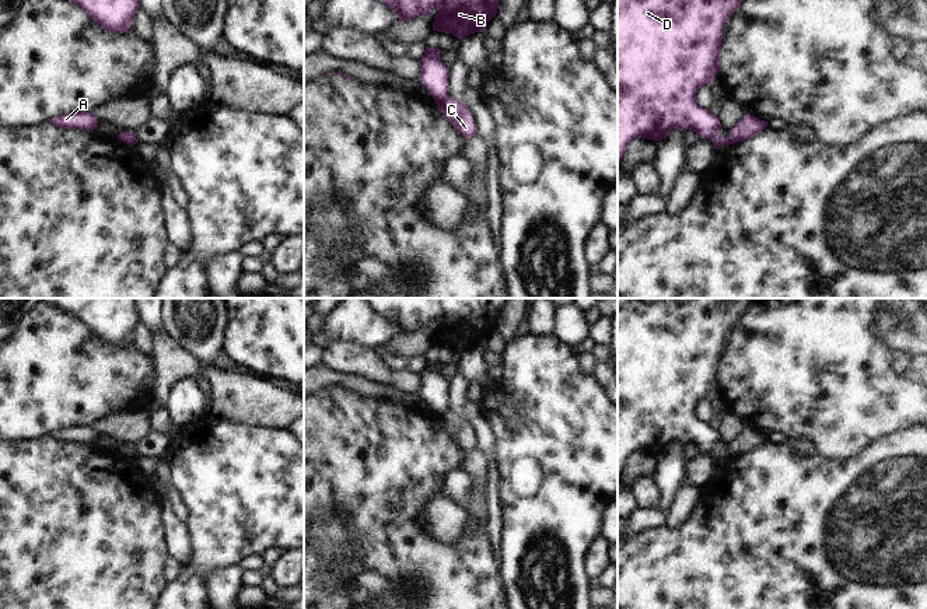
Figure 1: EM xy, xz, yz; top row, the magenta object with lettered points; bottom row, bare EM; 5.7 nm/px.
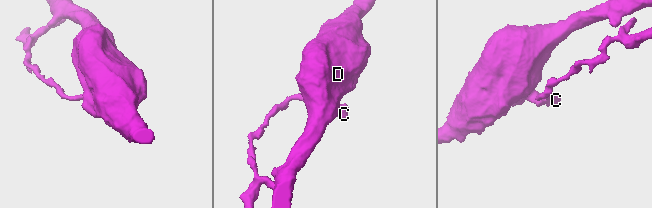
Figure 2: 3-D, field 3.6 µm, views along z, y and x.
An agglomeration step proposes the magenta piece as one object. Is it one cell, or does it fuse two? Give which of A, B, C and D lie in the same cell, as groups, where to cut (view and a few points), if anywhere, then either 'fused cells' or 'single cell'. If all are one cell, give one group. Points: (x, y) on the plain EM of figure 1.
A C / B D | xz (447, 409), (436, 413) | fused cells

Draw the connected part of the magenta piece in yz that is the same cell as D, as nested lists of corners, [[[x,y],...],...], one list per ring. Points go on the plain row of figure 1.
[[[632,298],[618,311],[618,477],[629,456],[636,451],[660,455],[671,442],[693,444],[700,452],[710,452],[716,462],[730,459],[721,452],[720,431],[697,419],[696,406],[703,398],[711,398],[720,385],[718,368],[723,358],[723,339],[741,321],[753,298],[661,298],[658,302],[643,302]]]

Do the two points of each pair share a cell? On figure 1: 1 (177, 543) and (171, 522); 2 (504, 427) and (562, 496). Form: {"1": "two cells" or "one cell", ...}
{"1": "one cell", "2": "one cell"}

